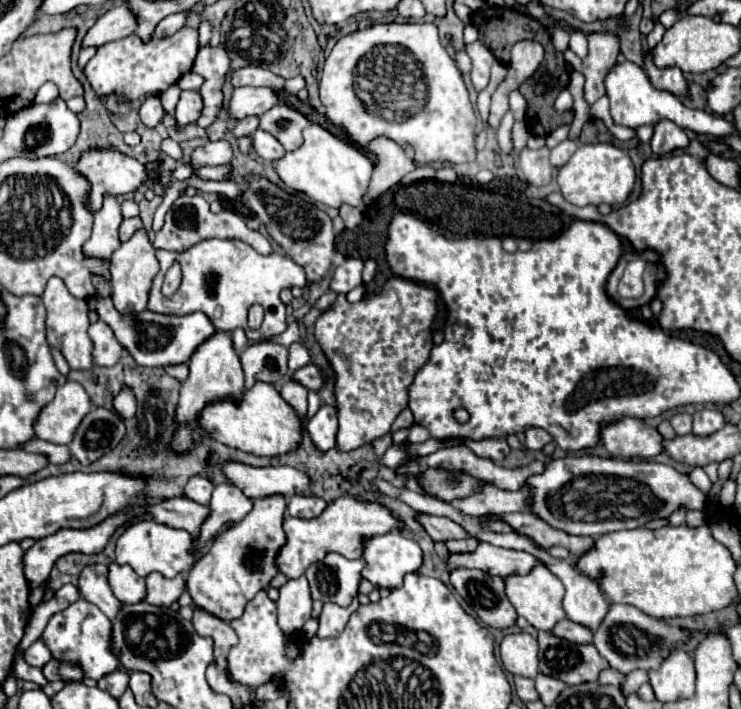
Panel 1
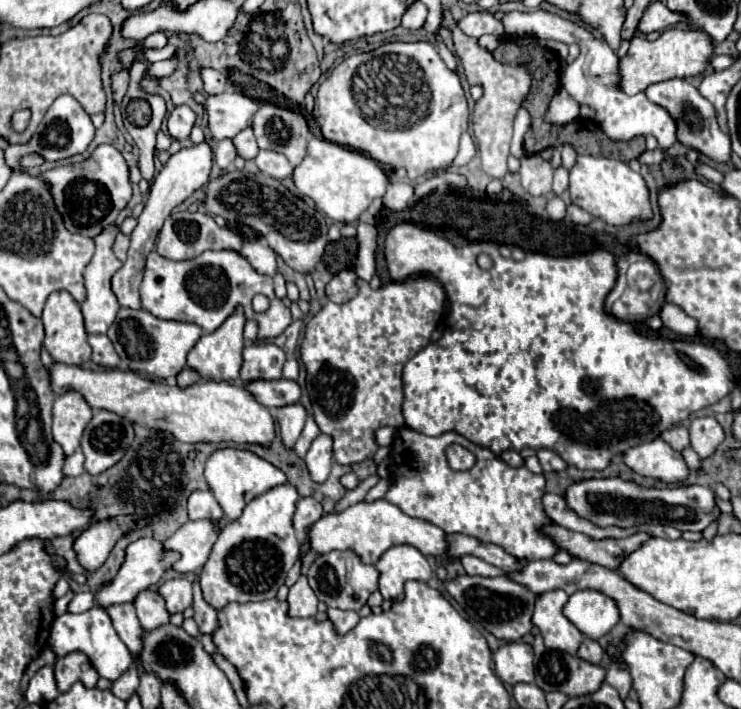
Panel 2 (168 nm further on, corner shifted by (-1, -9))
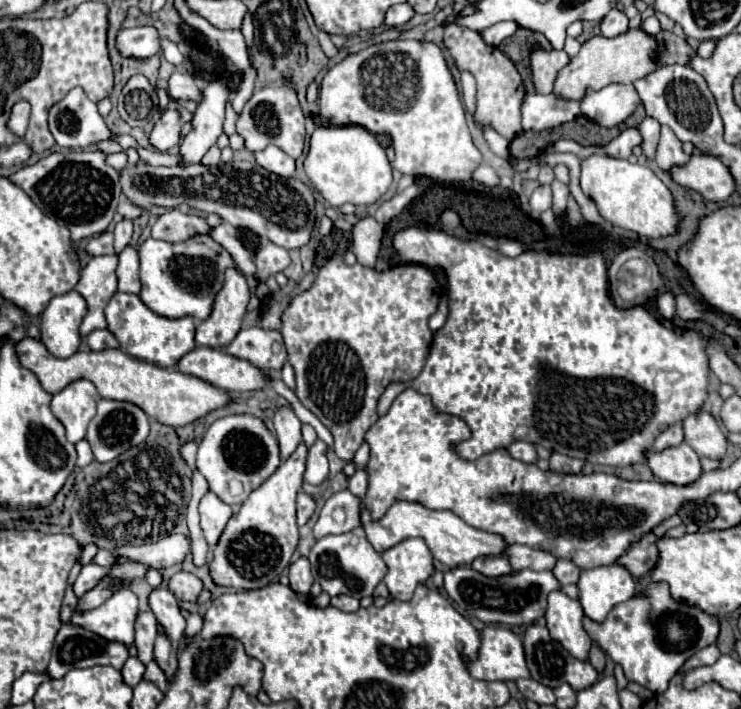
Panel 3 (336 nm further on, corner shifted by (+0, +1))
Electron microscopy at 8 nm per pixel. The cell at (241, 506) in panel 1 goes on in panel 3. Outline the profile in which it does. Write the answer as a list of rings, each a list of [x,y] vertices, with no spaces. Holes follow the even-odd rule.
[[[183,534],[165,536],[153,544],[143,546],[117,546],[113,550],[115,558],[125,558],[127,562],[145,564],[151,568],[171,568],[179,564],[189,552],[189,544]]]

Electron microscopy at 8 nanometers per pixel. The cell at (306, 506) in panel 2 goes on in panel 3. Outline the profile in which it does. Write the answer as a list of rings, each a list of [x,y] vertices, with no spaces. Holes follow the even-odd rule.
[[[299,492],[297,496],[297,526],[303,526],[315,512],[315,500],[305,494],[305,492]]]

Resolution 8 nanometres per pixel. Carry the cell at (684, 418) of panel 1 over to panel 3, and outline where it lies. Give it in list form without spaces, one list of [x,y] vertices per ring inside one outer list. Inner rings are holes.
[[[673,424],[673,426],[669,426],[667,430],[663,430],[663,432],[655,438],[653,450],[655,450],[655,452],[661,452],[661,450],[665,450],[665,448],[679,446],[681,442],[683,442],[683,428],[681,428],[681,424]]]

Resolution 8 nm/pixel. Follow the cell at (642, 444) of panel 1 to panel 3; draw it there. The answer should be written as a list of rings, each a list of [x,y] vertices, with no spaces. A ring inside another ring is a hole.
[[[685,442],[679,444],[679,448],[667,448],[663,452],[649,452],[647,466],[653,470],[657,478],[675,486],[693,484],[703,474],[697,452]]]

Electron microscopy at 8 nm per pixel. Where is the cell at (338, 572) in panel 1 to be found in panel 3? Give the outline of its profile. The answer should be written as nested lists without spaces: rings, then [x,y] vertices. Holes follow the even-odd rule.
[[[357,526],[355,530],[345,534],[323,536],[321,540],[317,540],[315,546],[311,548],[309,562],[315,582],[319,582],[329,596],[347,594],[361,600],[363,596],[371,596],[375,586],[387,574],[387,564],[383,562],[381,554],[375,552],[375,548],[371,548],[371,542],[367,540],[363,526]]]

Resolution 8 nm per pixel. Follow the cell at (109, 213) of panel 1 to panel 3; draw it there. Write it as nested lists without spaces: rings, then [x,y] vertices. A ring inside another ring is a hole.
[[[111,254],[111,256],[91,258],[89,264],[81,270],[81,278],[75,286],[75,290],[87,302],[87,316],[79,326],[81,336],[87,336],[97,328],[107,328],[103,310],[109,298],[117,292],[115,268],[117,268],[117,256]]]

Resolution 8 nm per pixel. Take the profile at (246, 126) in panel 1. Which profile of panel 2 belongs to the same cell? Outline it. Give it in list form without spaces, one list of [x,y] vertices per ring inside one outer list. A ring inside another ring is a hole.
[[[224,138],[224,140],[220,140],[218,144],[216,144],[216,164],[220,166],[220,168],[226,168],[226,166],[230,166],[232,162],[234,162],[234,158],[238,156],[236,154],[236,146],[234,146],[234,142],[230,140],[230,138]]]

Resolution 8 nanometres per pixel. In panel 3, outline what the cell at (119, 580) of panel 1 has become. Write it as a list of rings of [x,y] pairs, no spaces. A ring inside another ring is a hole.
[[[157,588],[149,596],[149,604],[153,614],[157,616],[157,622],[165,628],[167,636],[173,642],[179,642],[185,634],[185,618],[181,614],[177,598],[169,592],[169,588]]]

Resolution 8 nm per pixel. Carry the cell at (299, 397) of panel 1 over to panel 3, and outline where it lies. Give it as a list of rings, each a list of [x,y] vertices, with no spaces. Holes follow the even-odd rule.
[[[289,406],[279,408],[275,412],[275,432],[277,432],[277,440],[279,440],[281,458],[285,460],[293,454],[293,450],[301,442],[301,422]]]

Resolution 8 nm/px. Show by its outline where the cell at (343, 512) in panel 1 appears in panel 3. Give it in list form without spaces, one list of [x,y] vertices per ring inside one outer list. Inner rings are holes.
[[[395,502],[387,514],[381,520],[373,520],[369,510],[361,510],[361,524],[367,532],[369,542],[377,552],[383,552],[407,538],[423,538],[429,550],[433,552],[433,558],[439,560],[445,566],[471,566],[471,562],[479,556],[505,556],[507,542],[503,536],[485,532],[479,528],[473,528],[465,524],[457,514],[449,510],[429,510],[421,504],[413,502]]]

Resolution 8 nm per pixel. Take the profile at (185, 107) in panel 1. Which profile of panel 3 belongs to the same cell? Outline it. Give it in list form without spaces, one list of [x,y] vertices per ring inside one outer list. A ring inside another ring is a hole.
[[[167,108],[161,118],[157,120],[157,124],[153,126],[151,134],[149,134],[149,144],[155,148],[155,150],[161,150],[161,152],[167,152],[171,150],[173,146],[179,144],[181,136],[181,116],[177,110],[173,108]]]

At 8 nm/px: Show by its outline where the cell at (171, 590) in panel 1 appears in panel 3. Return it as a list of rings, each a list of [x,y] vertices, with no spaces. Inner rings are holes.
[[[177,572],[171,576],[169,580],[169,590],[179,598],[179,600],[189,600],[189,602],[197,602],[201,590],[203,590],[203,582],[191,574],[191,572]]]

